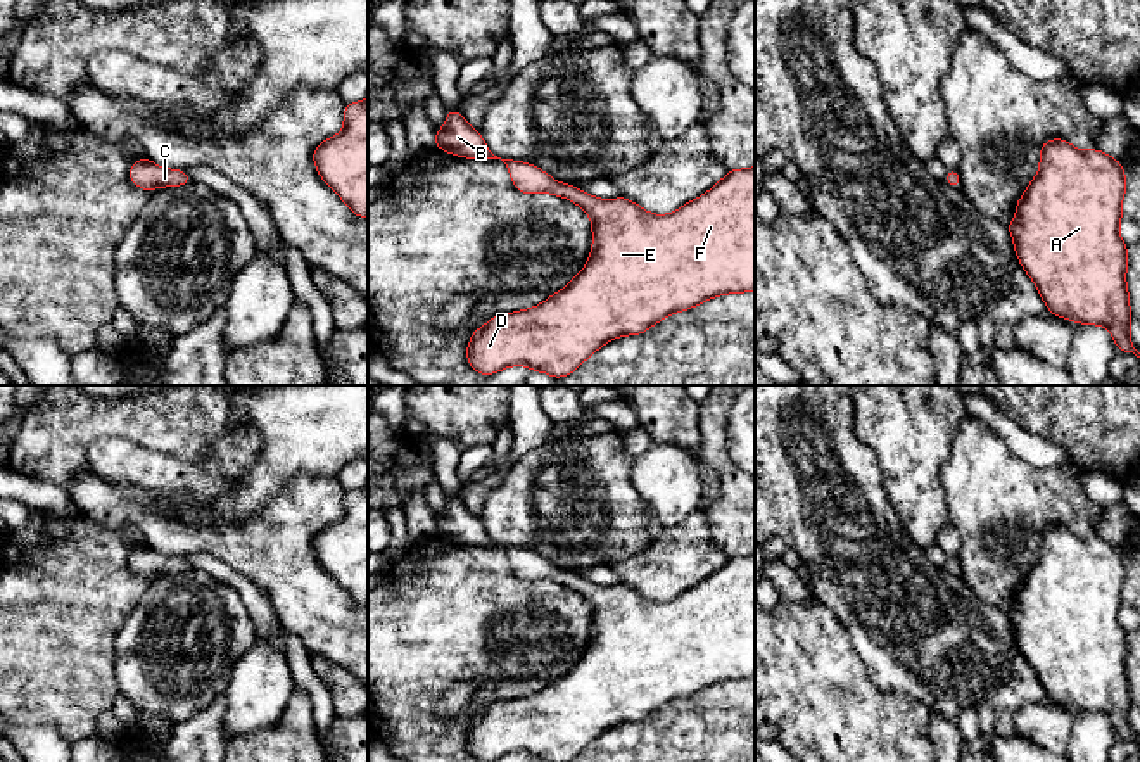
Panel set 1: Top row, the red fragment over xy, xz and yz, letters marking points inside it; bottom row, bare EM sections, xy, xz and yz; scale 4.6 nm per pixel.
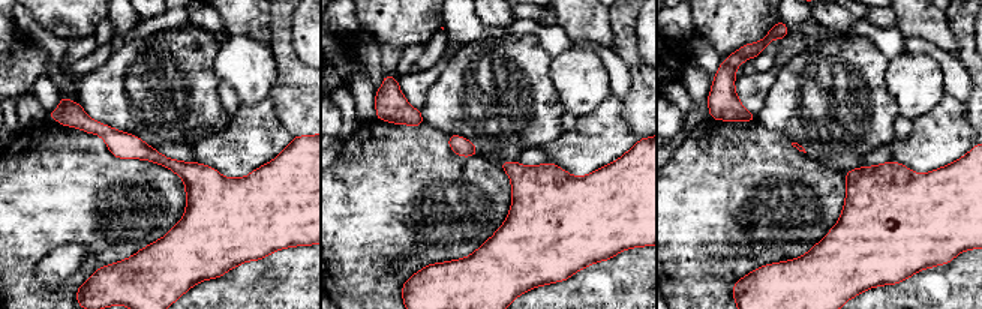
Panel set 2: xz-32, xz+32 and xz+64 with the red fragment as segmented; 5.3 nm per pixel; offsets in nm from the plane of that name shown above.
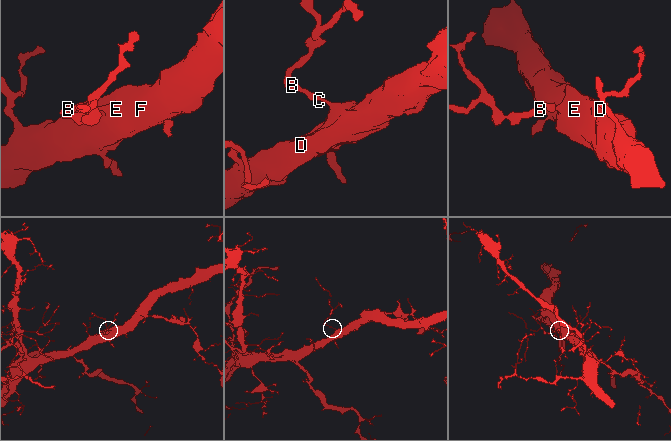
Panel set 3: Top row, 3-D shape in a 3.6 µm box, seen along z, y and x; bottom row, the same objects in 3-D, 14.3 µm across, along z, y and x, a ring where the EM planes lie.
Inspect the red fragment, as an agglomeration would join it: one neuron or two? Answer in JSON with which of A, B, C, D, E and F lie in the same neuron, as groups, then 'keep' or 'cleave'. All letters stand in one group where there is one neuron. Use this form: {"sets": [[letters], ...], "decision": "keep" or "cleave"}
{"sets": [["A", "B", "C", "D", "E", "F"]], "decision": "keep"}

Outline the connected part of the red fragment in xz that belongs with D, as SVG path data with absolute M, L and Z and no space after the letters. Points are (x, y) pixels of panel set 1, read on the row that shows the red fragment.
M501 161L516 190L554 194L582 207L592 225L592 251L582 271L549 299L494 316L472 333L466 358L477 373L492 375L522 365L561 378L613 339L641 335L663 318L712 297L755 290L755 166L729 169L706 194L660 216L625 197L592 197L529 162Z

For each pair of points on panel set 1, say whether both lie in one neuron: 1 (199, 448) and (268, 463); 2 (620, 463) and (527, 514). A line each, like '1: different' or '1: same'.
1: same
2: same

